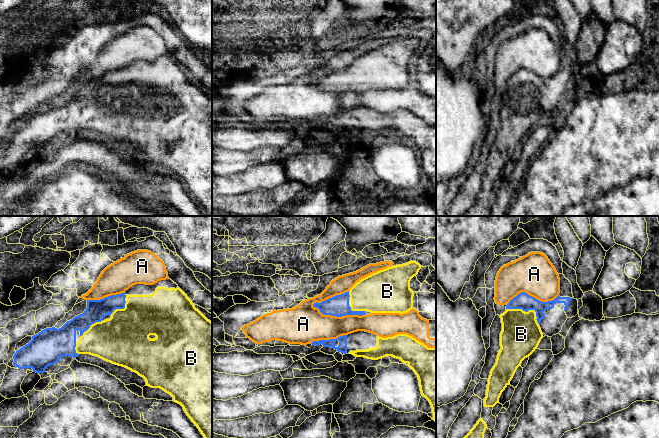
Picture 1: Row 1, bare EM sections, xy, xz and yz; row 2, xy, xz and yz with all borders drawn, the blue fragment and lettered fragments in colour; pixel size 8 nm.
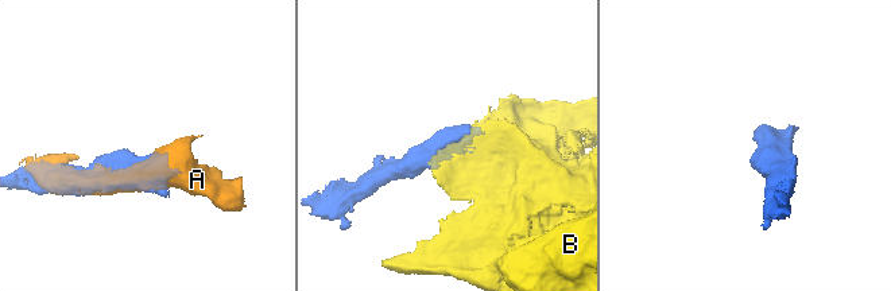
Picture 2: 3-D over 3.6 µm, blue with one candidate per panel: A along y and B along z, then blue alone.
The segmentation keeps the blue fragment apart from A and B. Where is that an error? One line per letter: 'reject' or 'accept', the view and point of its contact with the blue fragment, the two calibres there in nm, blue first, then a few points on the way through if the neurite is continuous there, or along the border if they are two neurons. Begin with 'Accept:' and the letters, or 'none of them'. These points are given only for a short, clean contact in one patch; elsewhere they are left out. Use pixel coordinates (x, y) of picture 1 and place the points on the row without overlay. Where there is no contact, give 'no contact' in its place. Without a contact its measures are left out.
Accept: B
A: reject | xz (338, 92) | 170/280 nm
B: accept | yz (527, 87) | 130/320 nm

